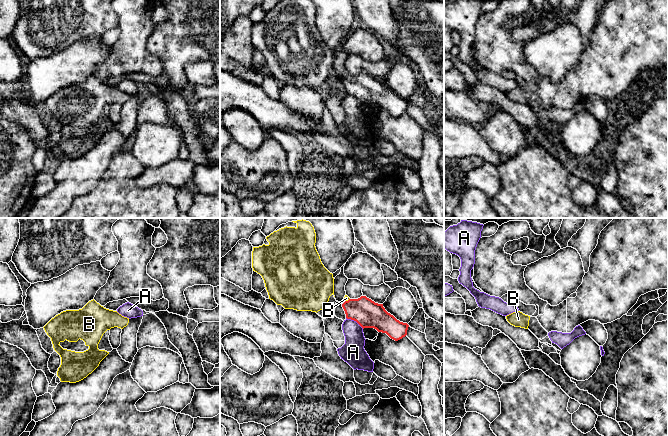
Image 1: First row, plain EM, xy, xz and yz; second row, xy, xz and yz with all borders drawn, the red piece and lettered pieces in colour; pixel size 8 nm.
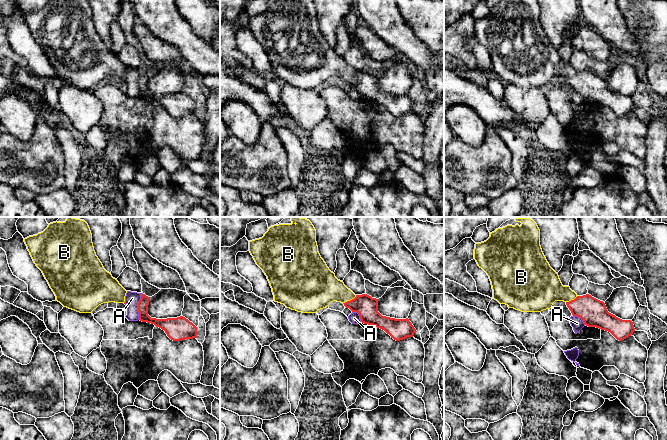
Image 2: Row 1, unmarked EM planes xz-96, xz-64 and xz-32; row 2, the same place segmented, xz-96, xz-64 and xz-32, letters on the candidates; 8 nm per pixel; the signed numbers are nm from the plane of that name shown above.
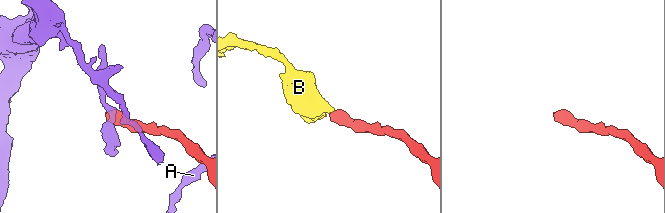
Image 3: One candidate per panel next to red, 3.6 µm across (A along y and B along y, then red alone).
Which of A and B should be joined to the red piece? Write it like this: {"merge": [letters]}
{"merge": ["B"]}

